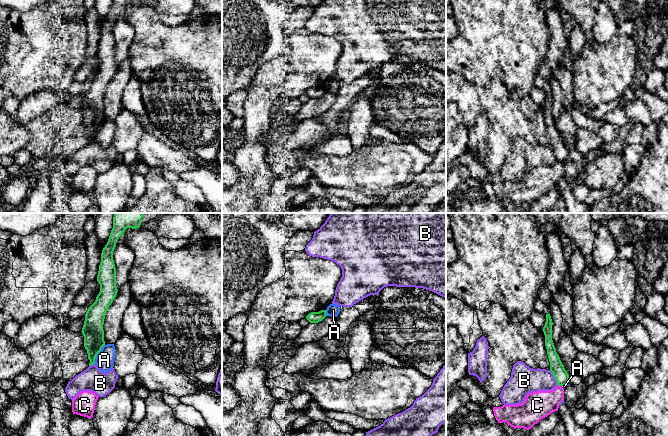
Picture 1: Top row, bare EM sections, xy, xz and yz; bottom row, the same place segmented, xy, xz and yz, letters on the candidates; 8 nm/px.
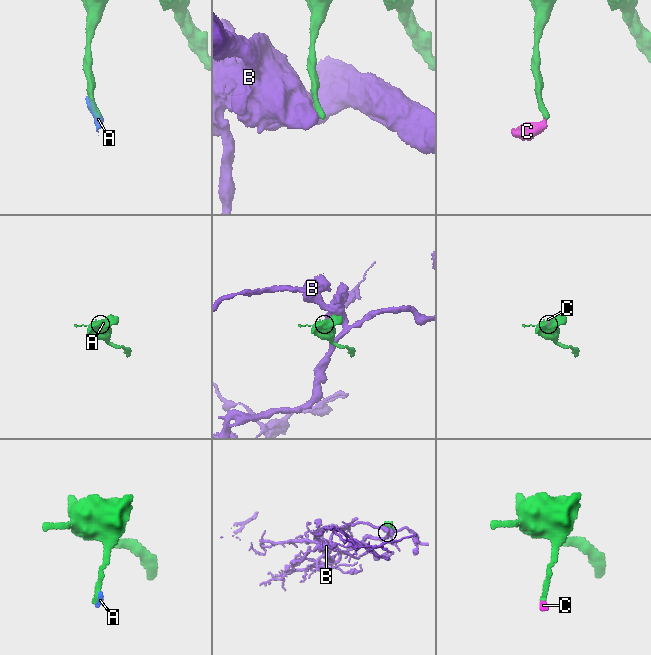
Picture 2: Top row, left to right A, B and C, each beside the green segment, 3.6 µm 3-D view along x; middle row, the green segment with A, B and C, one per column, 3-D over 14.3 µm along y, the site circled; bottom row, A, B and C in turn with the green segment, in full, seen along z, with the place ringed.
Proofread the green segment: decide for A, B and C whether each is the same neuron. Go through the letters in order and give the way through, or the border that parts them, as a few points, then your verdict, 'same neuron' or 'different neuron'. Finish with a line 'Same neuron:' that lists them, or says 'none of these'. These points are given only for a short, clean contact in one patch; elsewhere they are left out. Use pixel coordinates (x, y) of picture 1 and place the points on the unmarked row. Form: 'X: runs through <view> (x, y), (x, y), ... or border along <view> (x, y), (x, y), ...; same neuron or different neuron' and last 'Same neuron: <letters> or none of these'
A: border along xy (104, 120), (97, 130), (94, 139); different neuron
B: border along yz (549, 146), (557, 160); different neuron
C: border along yz (557, 160), (562, 162); different neuron
Same neuron: none of these

